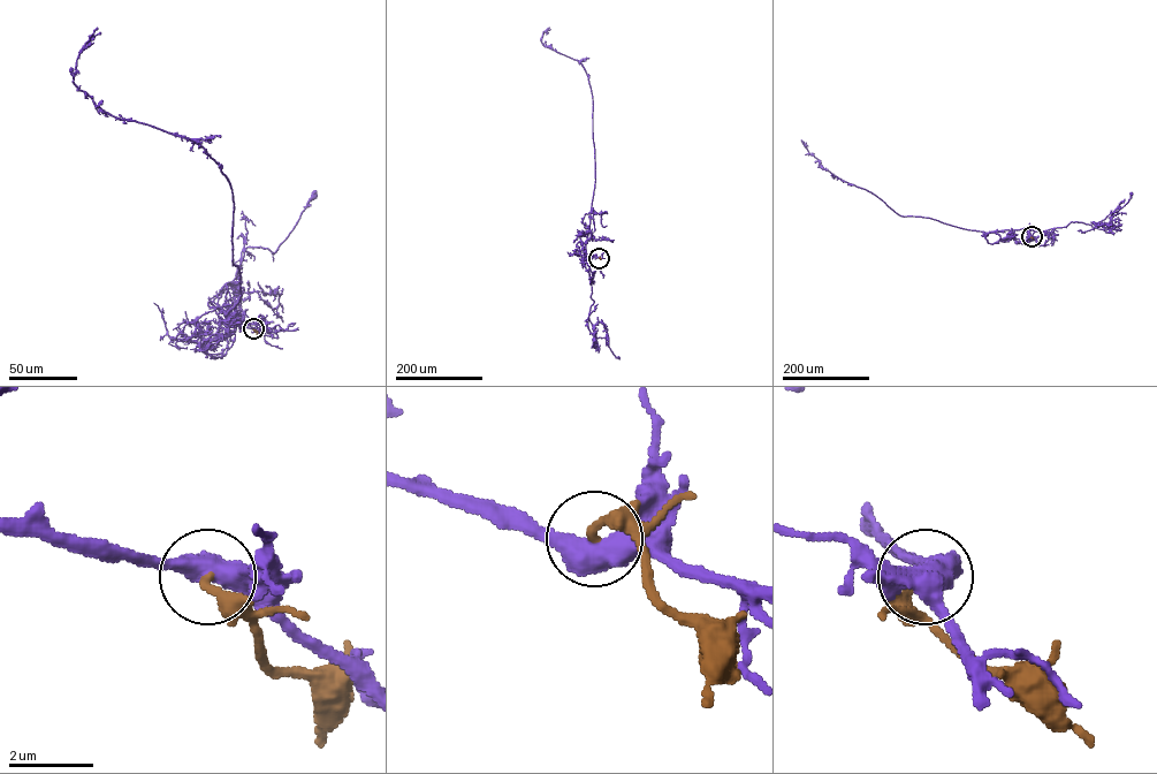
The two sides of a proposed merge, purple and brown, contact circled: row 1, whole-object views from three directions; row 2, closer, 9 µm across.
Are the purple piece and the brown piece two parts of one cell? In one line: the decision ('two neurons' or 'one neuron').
two neurons

